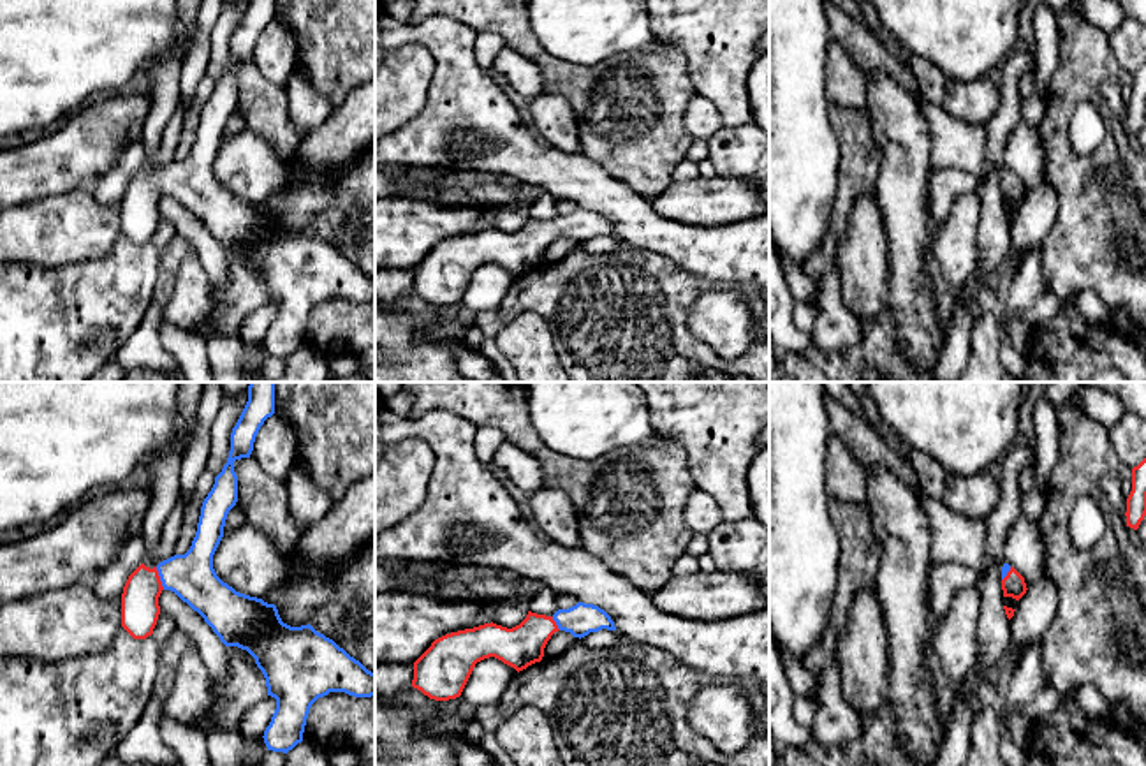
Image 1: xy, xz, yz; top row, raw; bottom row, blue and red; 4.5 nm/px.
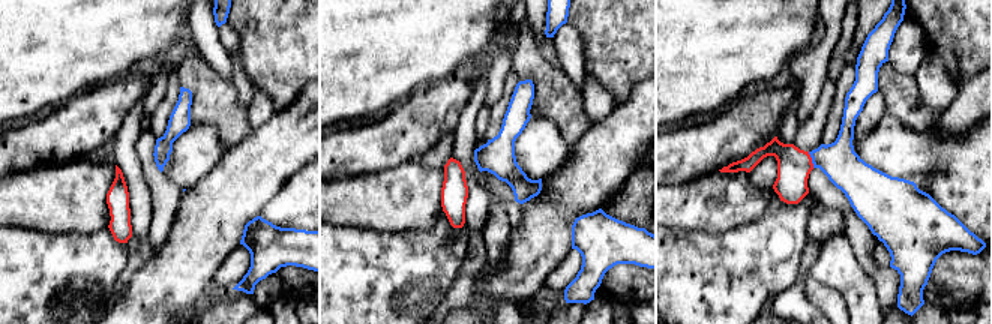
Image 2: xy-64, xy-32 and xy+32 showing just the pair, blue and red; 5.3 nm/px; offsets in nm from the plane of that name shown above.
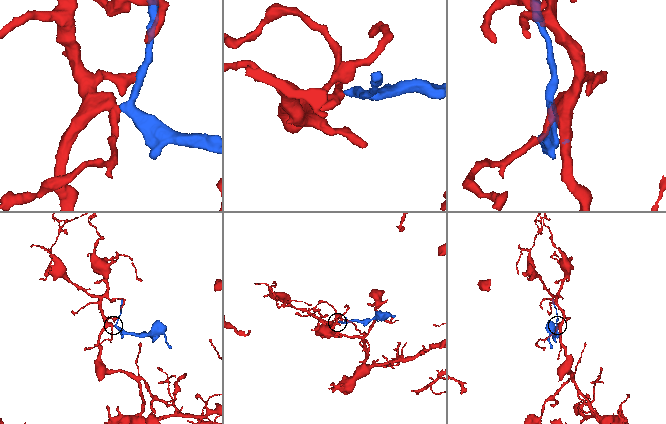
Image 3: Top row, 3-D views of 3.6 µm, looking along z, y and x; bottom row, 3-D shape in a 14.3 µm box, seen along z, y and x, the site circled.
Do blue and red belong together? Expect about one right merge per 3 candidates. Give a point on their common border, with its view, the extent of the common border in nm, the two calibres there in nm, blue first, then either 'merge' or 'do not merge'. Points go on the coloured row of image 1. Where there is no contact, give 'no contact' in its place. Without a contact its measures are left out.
xy (161, 578) | 110 nm | 220/180 nm | merge

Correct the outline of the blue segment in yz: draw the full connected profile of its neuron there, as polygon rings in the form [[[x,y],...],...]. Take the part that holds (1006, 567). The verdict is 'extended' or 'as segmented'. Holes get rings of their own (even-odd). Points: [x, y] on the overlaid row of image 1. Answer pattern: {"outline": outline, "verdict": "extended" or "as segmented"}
{"outline": [[[1009,563],[1002,567],[1002,590],[1003,597],[1012,597],[1019,600],[1026,593],[1025,578]]], "verdict": "extended"}

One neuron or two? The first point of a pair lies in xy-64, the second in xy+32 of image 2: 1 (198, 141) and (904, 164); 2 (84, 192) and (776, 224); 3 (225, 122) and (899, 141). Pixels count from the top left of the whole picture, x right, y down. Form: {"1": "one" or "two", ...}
{"1": "one", "2": "two", "3": "two"}

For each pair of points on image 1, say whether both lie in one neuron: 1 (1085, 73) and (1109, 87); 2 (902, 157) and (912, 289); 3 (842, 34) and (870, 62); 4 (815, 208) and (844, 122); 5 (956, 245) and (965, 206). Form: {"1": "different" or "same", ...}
{"1": "different", "2": "same", "3": "same", "4": "different", "5": "same"}

